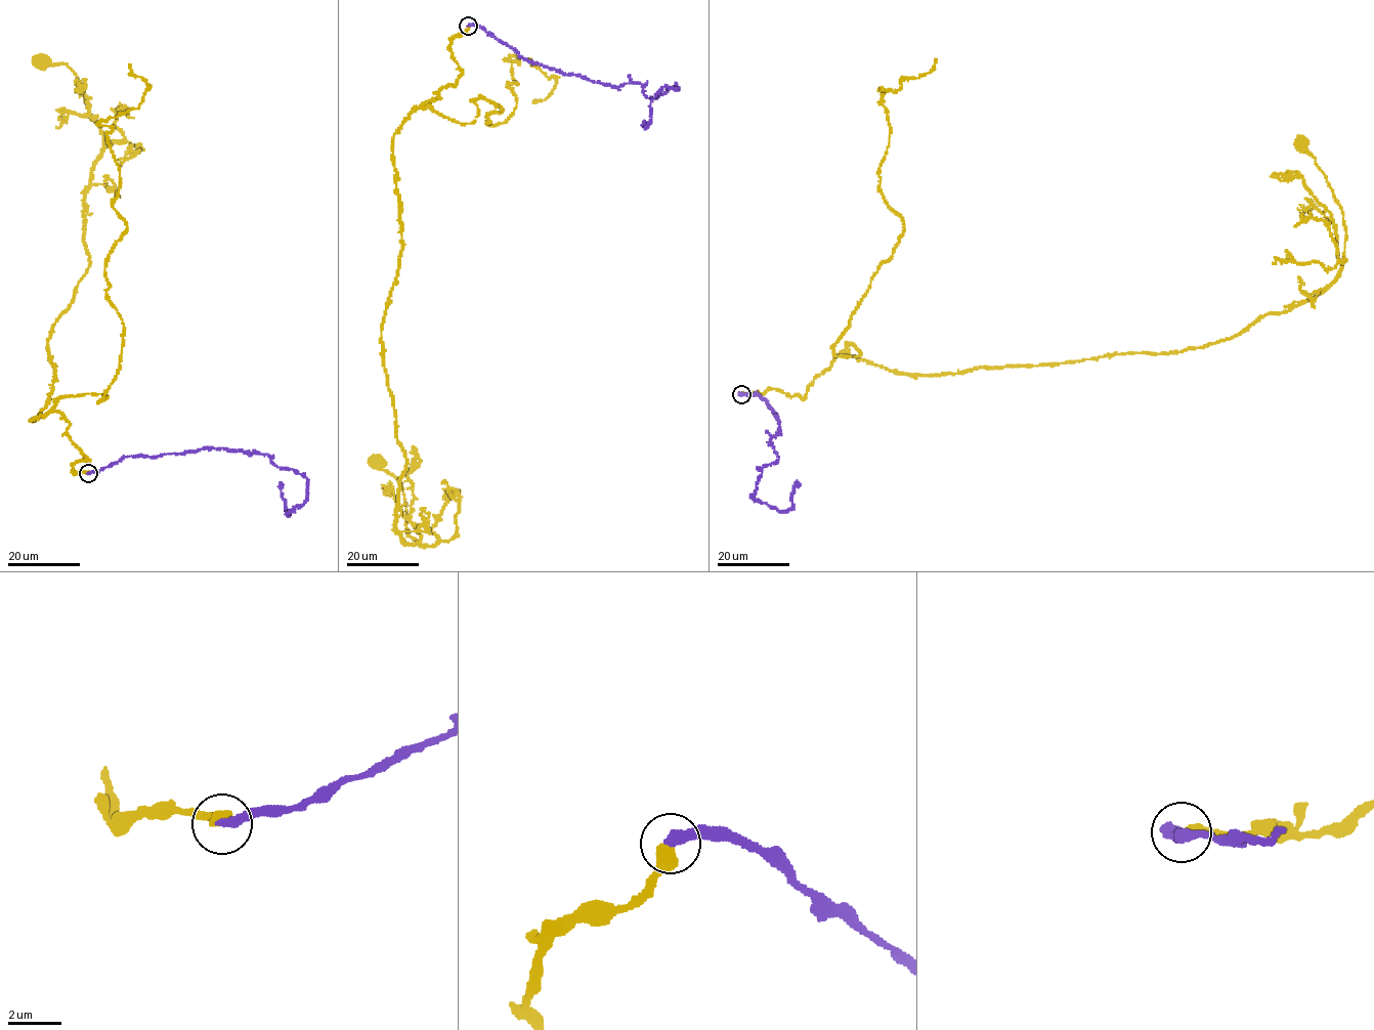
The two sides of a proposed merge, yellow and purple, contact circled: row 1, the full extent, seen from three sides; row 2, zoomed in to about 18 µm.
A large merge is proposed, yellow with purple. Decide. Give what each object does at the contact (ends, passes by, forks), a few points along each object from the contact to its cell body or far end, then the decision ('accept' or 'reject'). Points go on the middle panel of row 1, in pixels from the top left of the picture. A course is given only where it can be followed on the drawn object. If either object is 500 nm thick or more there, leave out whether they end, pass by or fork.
yellow ends; purple ends; course yellow (468, 27), (456, 84), (393, 136), (381, 341), (415, 545), (374, 461); course purple (468, 26), (565, 75), (616, 87), (640, 84), (648, 97), (678, 88), (664, 86), (642, 126); accept

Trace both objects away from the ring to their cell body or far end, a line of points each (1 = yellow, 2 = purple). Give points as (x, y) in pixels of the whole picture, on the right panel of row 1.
1: (742, 393), (803, 398), (842, 351), (933, 375), (1234, 337), (1315, 297), (1343, 262), (1342, 209), (1300, 143)
2: (741, 393), (765, 399), (779, 423), (771, 440), (778, 460), (762, 469), (752, 496), (786, 512), (800, 484)

